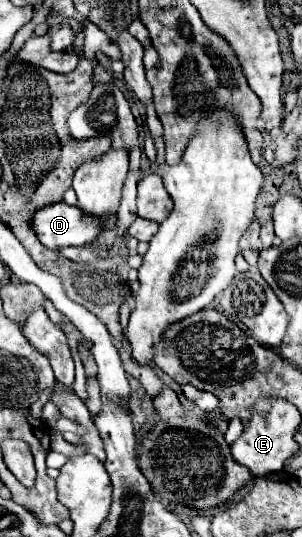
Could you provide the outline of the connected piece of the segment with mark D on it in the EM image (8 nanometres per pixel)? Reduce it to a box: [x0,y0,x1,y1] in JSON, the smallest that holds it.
[32,203,102,249]

